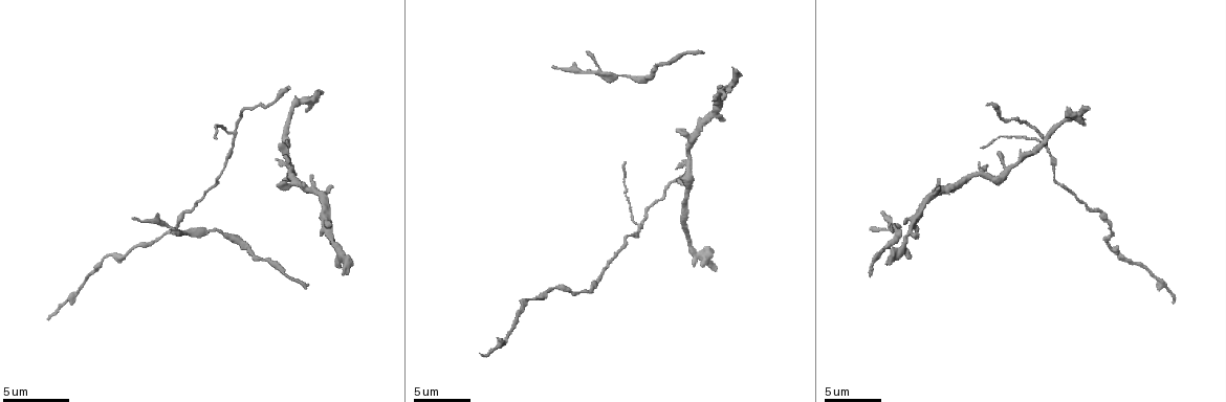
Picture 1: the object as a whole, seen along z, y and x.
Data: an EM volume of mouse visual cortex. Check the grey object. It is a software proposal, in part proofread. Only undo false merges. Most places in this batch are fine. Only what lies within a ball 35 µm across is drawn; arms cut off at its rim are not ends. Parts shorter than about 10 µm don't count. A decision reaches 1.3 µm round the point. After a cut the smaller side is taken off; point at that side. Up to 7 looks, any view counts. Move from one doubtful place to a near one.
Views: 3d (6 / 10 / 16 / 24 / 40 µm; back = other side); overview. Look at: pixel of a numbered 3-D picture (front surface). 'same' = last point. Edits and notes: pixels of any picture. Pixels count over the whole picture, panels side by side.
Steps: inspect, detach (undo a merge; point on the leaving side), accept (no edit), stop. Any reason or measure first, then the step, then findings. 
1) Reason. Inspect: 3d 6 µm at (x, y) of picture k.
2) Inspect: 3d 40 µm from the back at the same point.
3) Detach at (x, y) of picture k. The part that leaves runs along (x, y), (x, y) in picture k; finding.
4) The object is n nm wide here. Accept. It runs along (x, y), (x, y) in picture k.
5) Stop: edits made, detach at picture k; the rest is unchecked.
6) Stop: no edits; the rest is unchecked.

Branch point. Inspect: 3d 16 µm at (1001, 162) of picture 1.

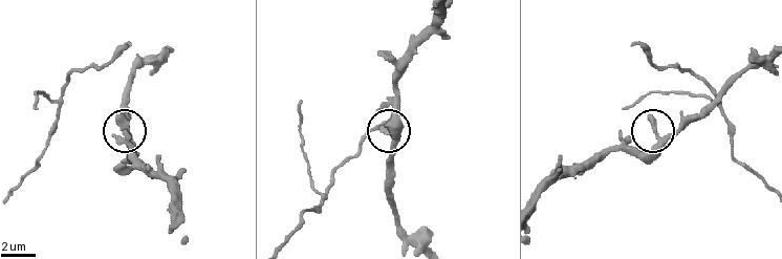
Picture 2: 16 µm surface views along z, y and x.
Accept. Continuous, no second neuron.

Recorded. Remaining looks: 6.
Two arms in line, one across. Inspect: 3d 10 µm at (1048, 149) of picture 1.

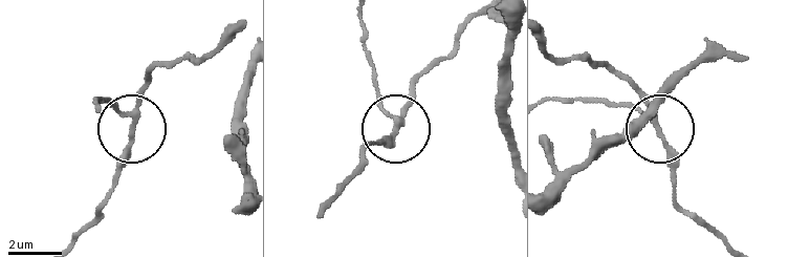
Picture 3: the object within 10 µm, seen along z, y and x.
Inspect: 3d 6 µm at (660, 132) of picture 3.

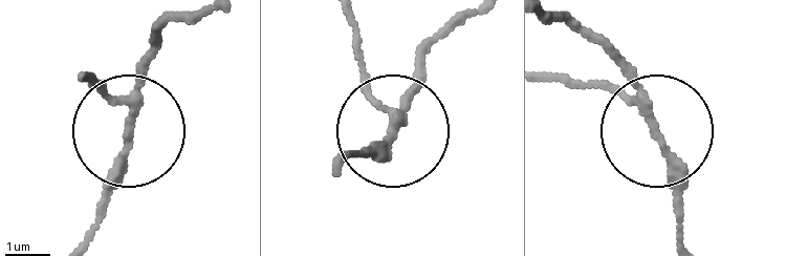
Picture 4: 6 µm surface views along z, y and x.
3 arms meet here. Accept. All the same neuron.

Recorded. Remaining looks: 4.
A narrow waist. Inspect: 3d 6 µm at (166, 232) of picture 1.

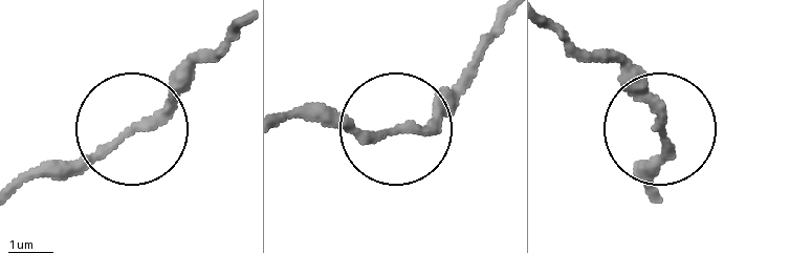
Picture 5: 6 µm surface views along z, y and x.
Inspect: 3d 6 µm from the back at (132, 129) of picture 5.

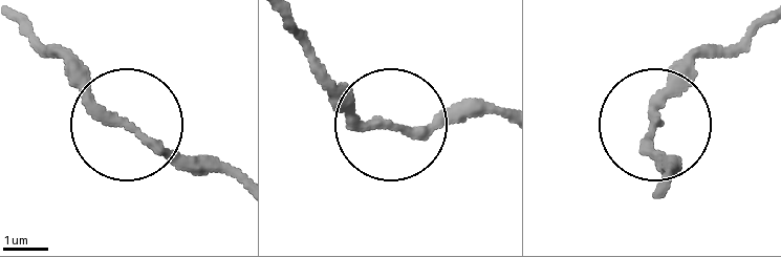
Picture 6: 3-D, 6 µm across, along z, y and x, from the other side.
The object is 190 nm wide here. Accept. All the same neuron.

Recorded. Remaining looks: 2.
Thin neck. Inspect: 3d 6 µm at (531, 299) of picture 1.

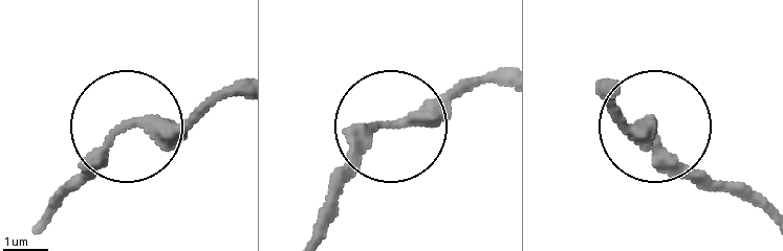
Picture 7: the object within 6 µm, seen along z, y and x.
Inspect: 3d 6 µm from the back at (116, 131) of picture 7.

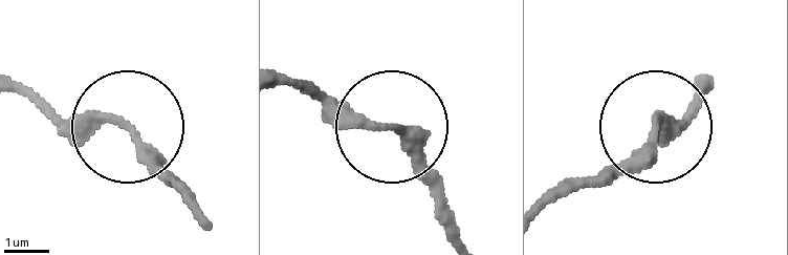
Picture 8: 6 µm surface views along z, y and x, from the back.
Accept. It runs along (286, 79), (399, 135), (452, 210) in picture 8; one neuron here.

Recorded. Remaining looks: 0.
Stop: no edits; the rest is unchecked.

